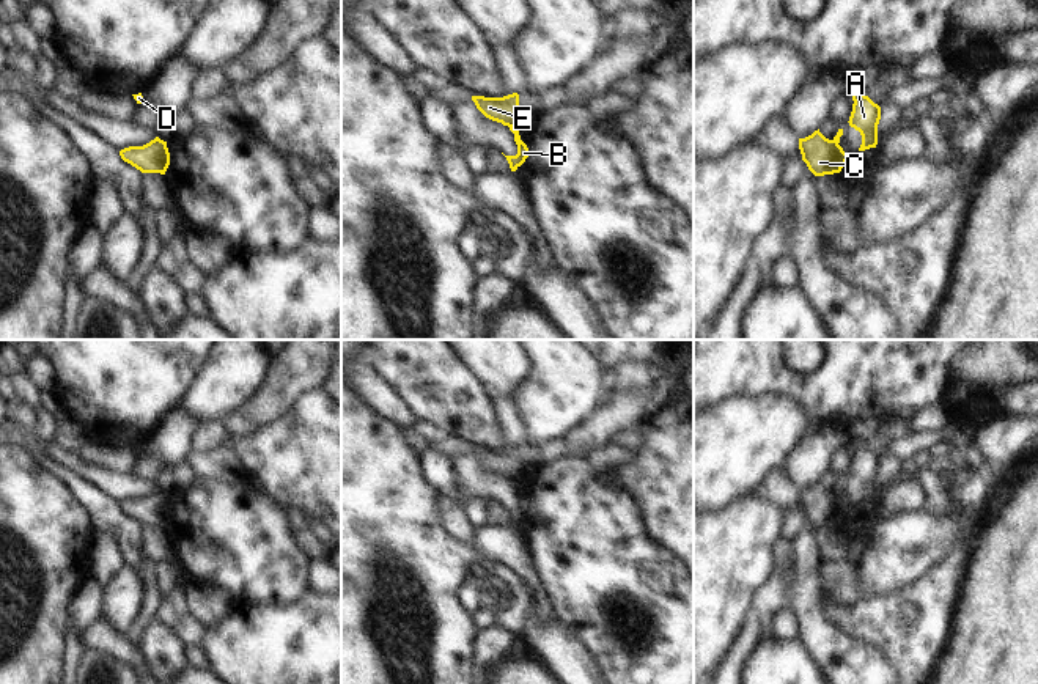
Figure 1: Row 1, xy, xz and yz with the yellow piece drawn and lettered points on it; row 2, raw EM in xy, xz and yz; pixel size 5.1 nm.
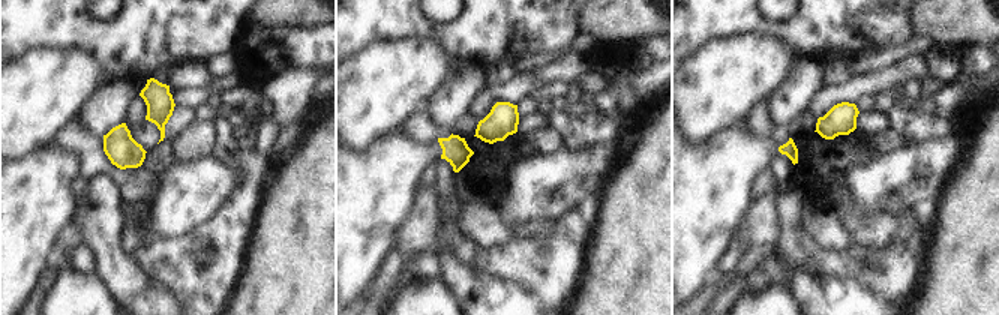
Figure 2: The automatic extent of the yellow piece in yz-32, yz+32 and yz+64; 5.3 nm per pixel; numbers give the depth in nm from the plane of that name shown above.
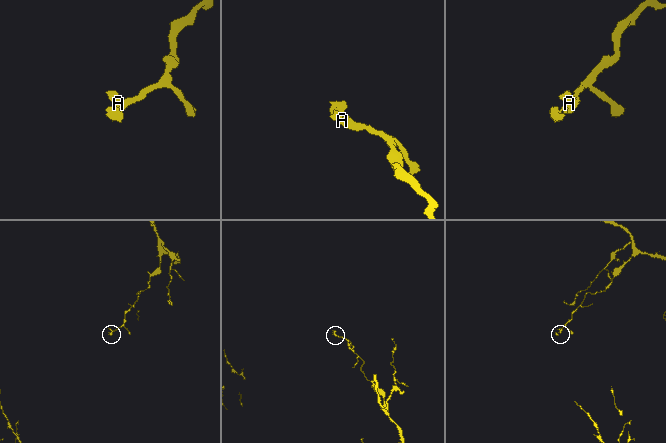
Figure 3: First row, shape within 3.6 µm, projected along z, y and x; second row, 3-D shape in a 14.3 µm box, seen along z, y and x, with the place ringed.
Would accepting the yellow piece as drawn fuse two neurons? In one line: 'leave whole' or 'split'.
split

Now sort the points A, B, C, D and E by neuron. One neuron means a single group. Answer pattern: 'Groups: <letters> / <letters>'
Groups: A B D / C E.

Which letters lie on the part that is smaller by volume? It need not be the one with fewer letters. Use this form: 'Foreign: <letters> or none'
Foreign: C, E

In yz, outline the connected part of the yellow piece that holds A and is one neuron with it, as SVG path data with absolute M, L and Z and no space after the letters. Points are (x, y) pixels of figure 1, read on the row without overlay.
M852 437L849 445L852 448L854 456L848 475L862 487L862 497L859 503L876 500L881 459L874 456L868 448L862 447L860 439Z

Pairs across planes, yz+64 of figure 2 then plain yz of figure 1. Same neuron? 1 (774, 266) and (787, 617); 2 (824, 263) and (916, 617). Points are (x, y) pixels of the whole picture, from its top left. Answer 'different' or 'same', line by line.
1: same
2: same

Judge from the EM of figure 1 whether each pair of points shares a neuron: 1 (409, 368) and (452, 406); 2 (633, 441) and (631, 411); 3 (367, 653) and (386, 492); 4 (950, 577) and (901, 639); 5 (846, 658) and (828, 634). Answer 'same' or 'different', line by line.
1: same
2: different
3: same
4: same
5: same

